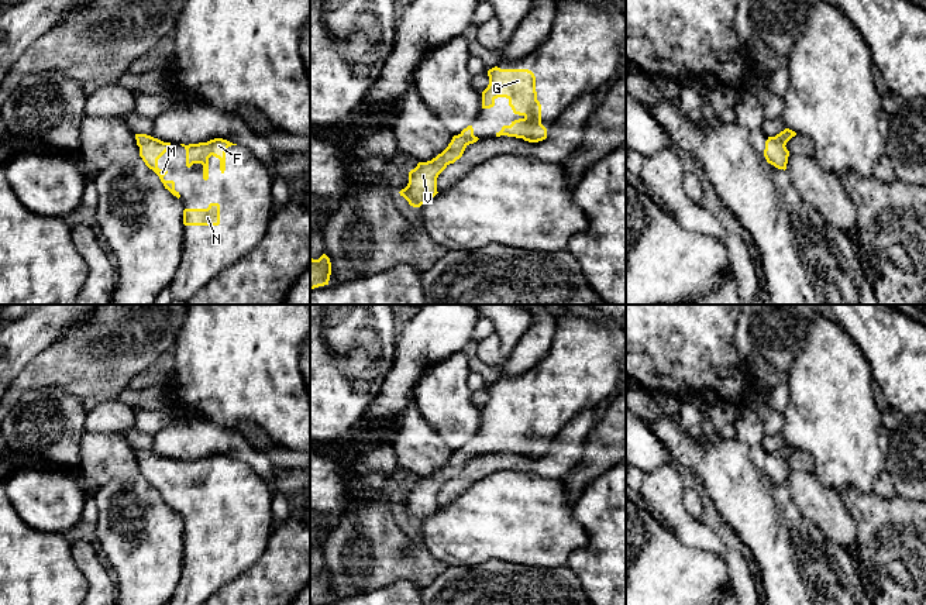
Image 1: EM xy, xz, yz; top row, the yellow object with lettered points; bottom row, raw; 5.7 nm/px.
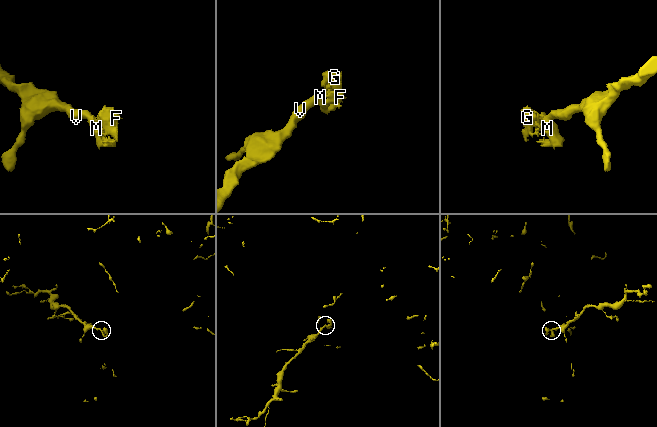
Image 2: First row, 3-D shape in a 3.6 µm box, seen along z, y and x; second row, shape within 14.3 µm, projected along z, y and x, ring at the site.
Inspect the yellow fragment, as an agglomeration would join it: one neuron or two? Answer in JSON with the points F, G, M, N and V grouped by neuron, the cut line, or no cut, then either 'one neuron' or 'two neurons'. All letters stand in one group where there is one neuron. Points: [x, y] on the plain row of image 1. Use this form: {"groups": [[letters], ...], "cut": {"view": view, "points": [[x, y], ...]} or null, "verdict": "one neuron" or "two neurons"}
{"groups": [["F", "G", "M", "N", "V"]], "cut": null, "verdict": "one neuron"}

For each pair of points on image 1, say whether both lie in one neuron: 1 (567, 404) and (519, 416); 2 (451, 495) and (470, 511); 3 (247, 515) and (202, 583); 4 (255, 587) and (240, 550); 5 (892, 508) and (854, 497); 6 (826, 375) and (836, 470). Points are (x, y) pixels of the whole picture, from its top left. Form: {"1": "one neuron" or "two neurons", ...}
{"1": "one neuron", "2": "two neurons", "3": "one neuron", "4": "two neurons", "5": "one neuron", "6": "one neuron"}

